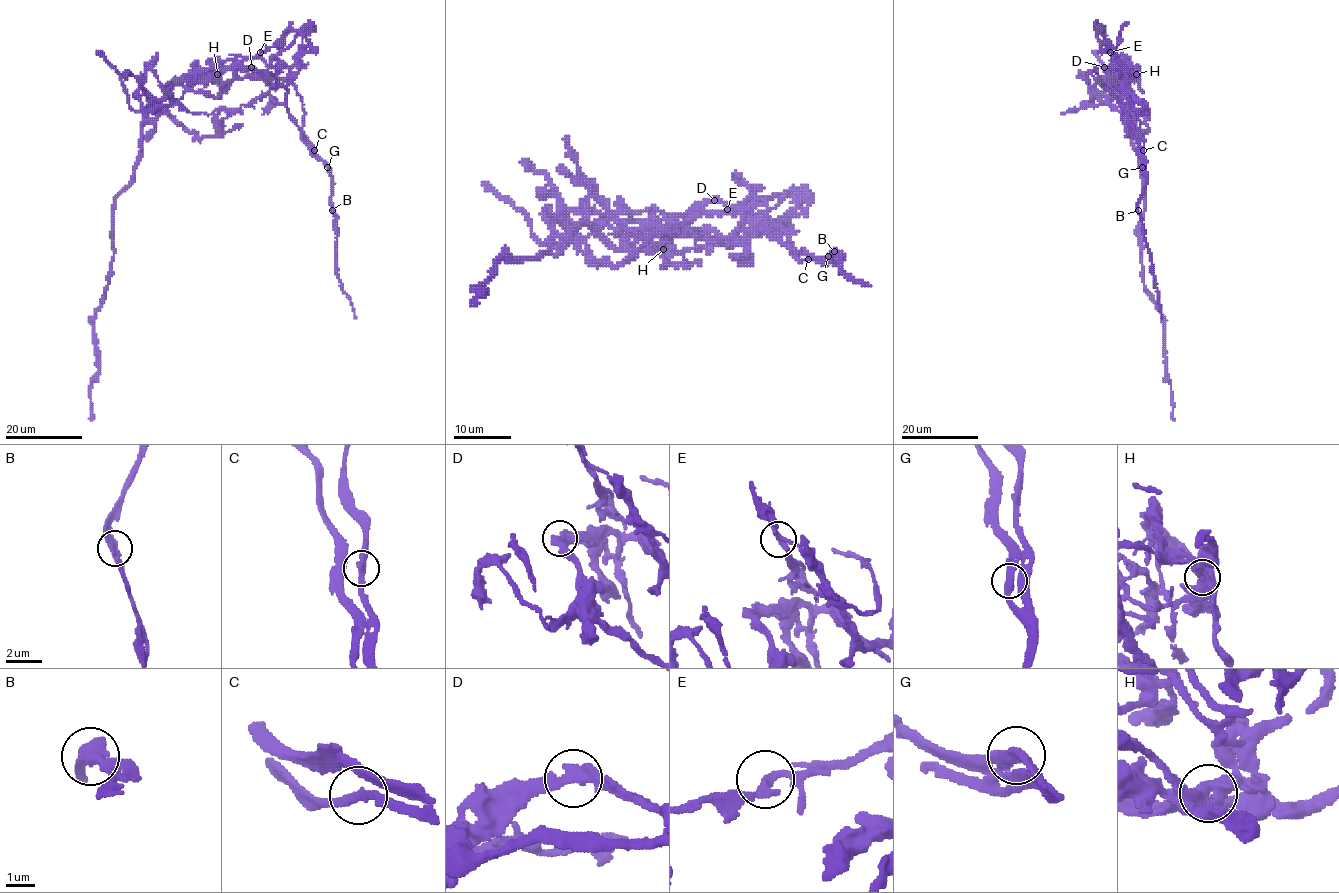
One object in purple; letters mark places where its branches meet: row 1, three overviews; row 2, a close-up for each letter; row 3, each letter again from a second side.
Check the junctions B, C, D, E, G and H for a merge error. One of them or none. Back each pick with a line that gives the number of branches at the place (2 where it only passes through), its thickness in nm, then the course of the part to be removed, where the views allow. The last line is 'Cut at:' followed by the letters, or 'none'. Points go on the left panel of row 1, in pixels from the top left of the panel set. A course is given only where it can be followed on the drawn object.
H: branches 2; calibre 750 nm; course (217, 74), (204, 77), (230, 59), (286, 90), (286, 108), (301, 139), (331, 177), (336, 274), (356, 319)
Cut at: H

